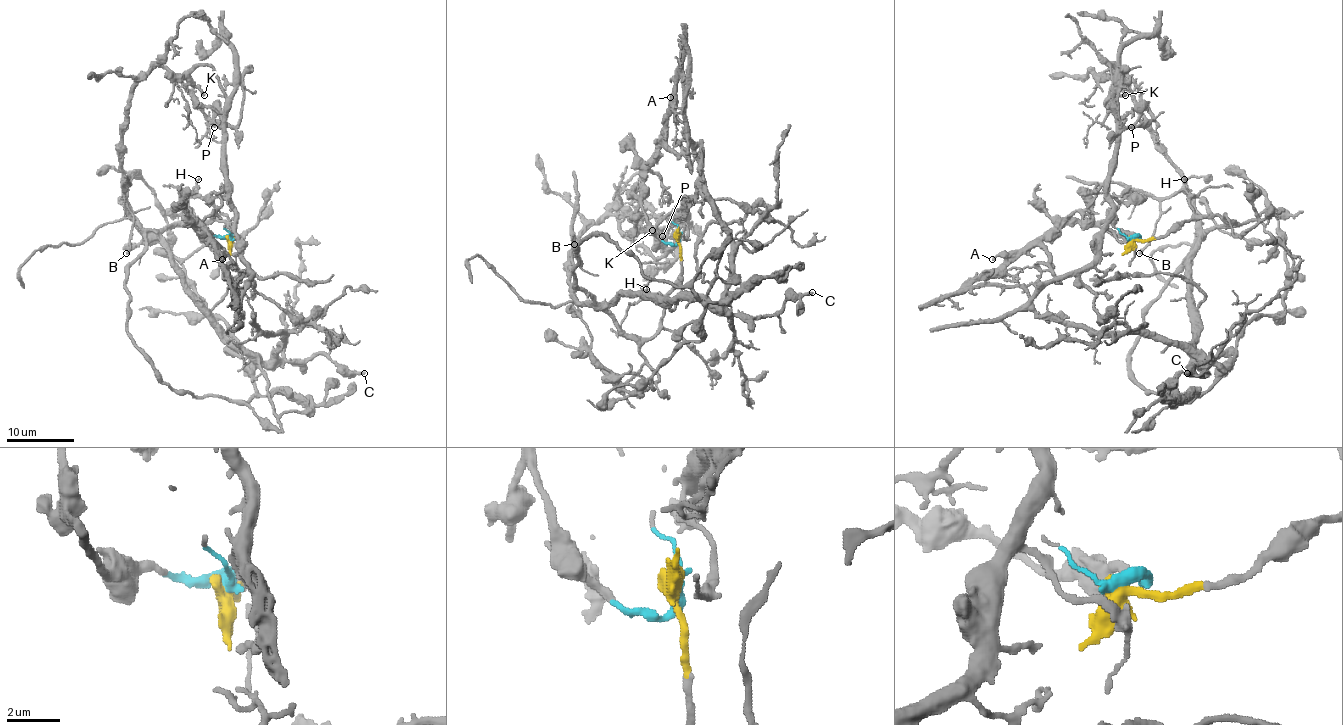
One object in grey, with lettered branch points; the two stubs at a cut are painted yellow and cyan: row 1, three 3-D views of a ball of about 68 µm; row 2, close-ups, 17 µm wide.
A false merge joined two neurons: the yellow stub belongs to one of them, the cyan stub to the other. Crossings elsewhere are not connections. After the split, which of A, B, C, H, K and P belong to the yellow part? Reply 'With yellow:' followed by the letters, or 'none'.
With yellow: B, C, H

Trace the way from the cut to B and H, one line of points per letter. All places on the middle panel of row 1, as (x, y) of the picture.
B: (677, 237), (681, 282), (650, 337), (628, 336), (609, 315), (574, 297), (574, 265), (580, 265), (574, 244)
H: (677, 237), (681, 282), (665, 298), (642, 292), (647, 288)

